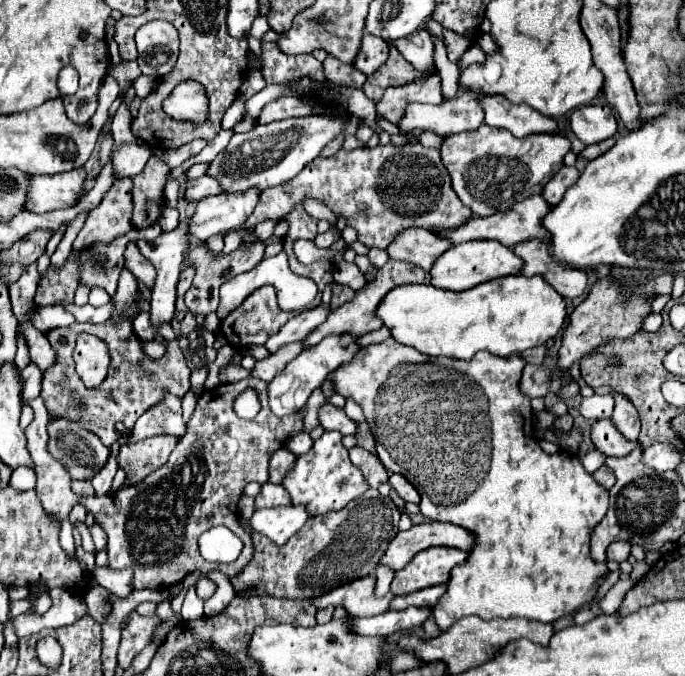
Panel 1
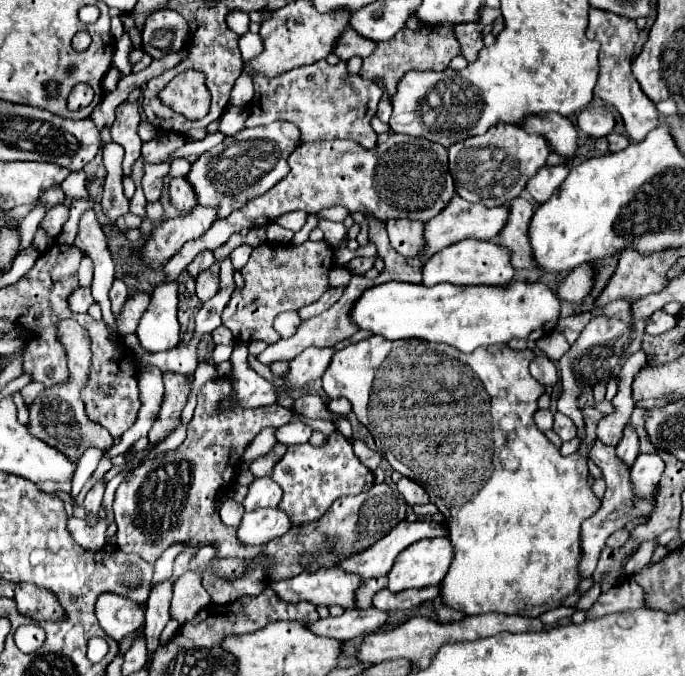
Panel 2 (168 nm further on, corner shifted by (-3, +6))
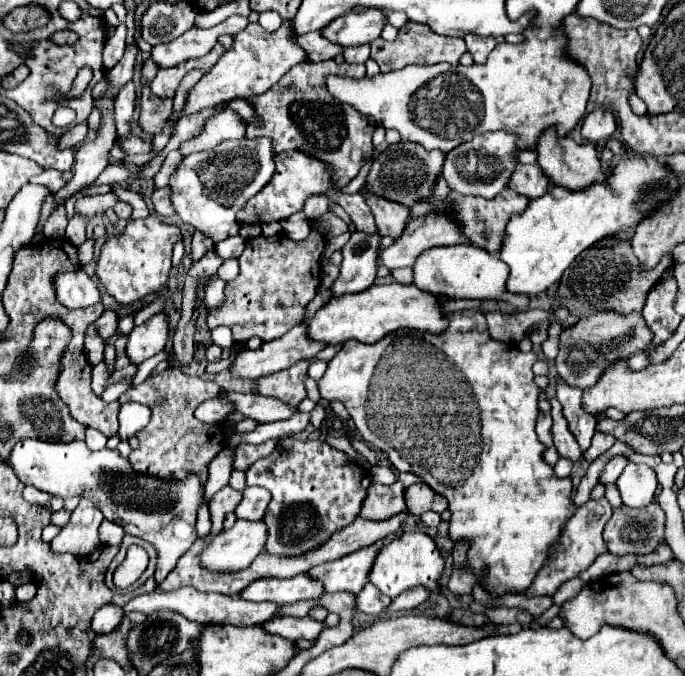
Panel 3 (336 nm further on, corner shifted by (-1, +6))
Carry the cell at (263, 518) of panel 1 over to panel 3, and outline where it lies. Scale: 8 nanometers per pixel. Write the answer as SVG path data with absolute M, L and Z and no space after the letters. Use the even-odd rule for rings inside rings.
M237 519L233 527L217 533L201 551L201 567L209 571L241 571L265 547L267 529L263 521Z

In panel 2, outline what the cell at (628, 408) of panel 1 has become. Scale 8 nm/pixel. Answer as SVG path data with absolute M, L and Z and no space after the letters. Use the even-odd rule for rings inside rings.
M629 425L629 427L625 427L623 439L617 445L617 457L623 459L627 465L631 465L635 461L637 453L639 453L639 437L635 435L635 429Z

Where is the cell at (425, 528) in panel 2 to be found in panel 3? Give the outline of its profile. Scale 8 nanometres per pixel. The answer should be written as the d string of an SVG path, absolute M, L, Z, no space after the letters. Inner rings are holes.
M395 535L379 541L377 545L365 547L357 553L349 553L349 555L337 559L337 561L329 561L329 563L311 567L307 571L307 575L317 579L323 585L325 593L347 591L347 593L355 595L367 583L367 577L369 577L369 571L371 571L371 565L375 561L377 551L381 549L381 545L387 545L393 537Z

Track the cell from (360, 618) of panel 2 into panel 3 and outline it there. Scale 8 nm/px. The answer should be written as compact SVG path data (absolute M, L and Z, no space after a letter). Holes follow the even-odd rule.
M275 617L275 619L265 621L261 627L271 635L281 635L289 641L295 641L295 639L317 639L317 635L323 629L323 623L319 623L311 617L303 617L303 619Z

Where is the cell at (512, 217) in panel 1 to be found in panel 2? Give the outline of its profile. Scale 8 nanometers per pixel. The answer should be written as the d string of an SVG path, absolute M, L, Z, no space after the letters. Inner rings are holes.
M451 199L451 203L433 219L425 223L425 255L421 257L423 261L429 259L433 253L441 251L447 245L453 245L463 239L485 239L491 241L495 235L499 235L499 229L503 229L503 223L507 223L507 207L493 207L487 209L481 203L467 203L465 199Z

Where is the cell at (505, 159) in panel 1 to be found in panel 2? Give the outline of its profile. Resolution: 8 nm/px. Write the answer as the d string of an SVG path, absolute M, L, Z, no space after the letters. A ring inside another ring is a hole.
M499 123L485 135L467 137L449 147L449 171L455 179L457 195L465 201L483 203L485 207L505 205L519 197L527 181L547 163L551 147L541 135L527 135L521 127Z

